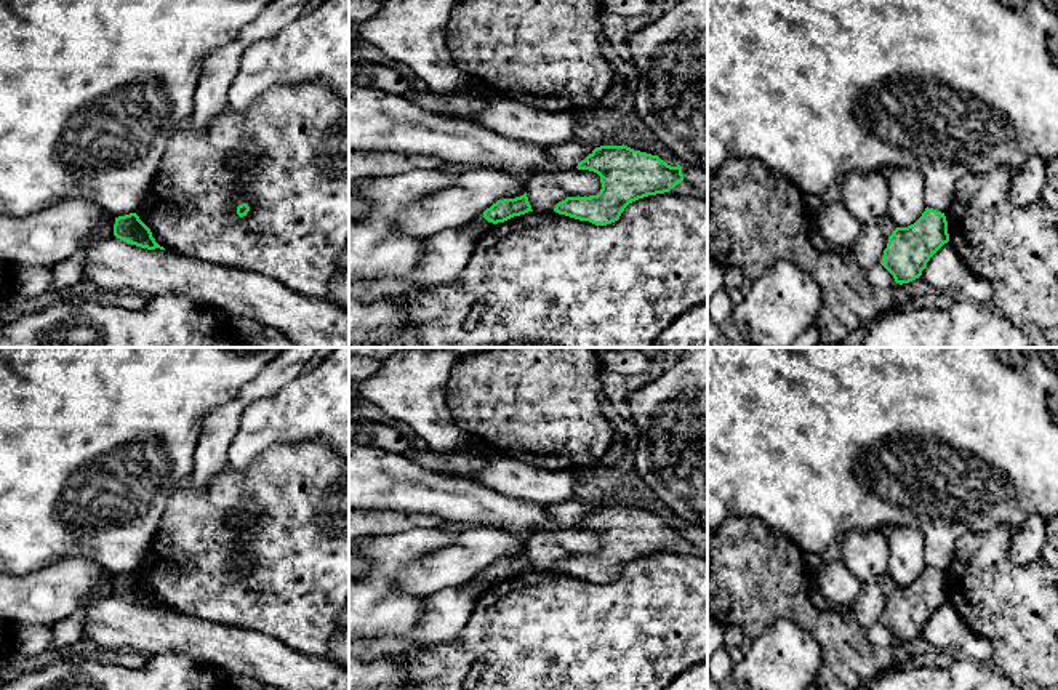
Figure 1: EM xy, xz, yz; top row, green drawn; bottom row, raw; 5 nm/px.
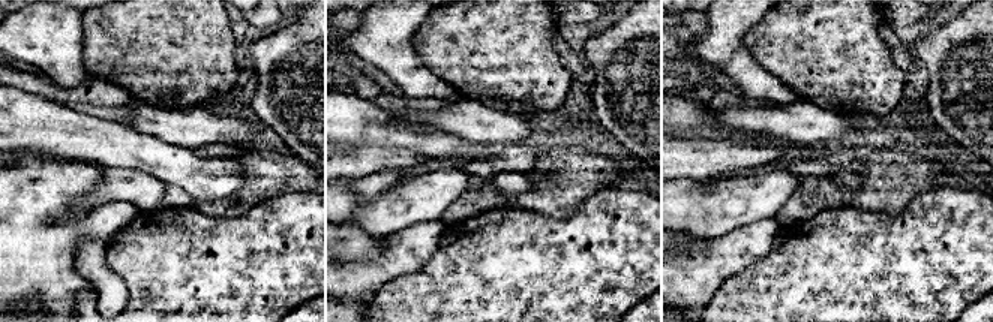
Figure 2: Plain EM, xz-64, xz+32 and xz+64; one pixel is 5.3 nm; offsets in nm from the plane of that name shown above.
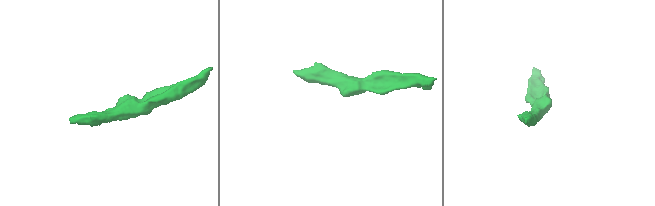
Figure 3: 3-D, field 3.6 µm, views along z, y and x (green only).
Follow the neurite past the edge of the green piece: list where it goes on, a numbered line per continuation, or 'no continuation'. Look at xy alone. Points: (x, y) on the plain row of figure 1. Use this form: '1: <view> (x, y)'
no continuation

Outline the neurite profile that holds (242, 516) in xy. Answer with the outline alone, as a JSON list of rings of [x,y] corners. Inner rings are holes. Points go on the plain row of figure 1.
[[[242,504],[227,515],[227,525],[245,528],[256,517],[256,506]]]

